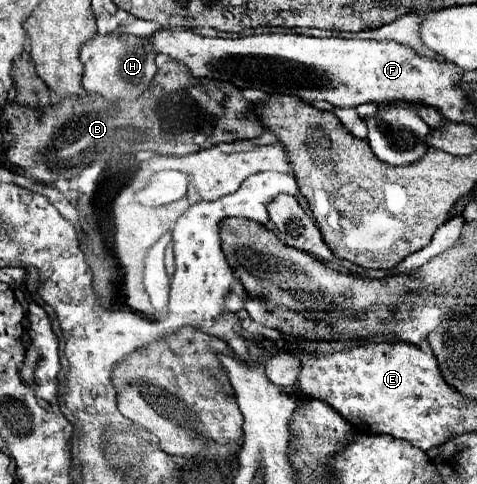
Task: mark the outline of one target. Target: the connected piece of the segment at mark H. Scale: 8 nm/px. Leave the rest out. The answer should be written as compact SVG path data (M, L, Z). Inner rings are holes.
M95 33L89 41L85 41L81 45L81 63L85 67L83 71L83 89L87 93L99 93L107 99L135 99L139 97L151 83L151 79L155 77L155 57L157 53L153 51L149 39L145 37L137 37L137 35L123 35L123 33L109 33L109 35L99 35Z

